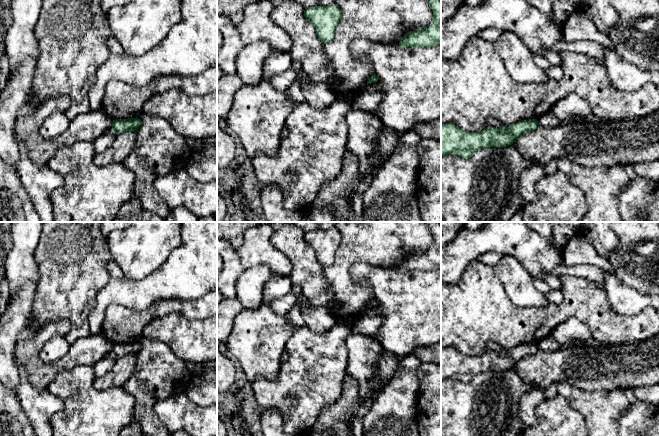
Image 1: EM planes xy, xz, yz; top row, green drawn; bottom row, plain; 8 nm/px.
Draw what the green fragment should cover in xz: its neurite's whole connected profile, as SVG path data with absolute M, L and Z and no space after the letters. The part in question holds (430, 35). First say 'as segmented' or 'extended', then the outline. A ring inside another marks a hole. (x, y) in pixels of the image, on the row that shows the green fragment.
as segmented; M427 0L433 18L429 25L407 32L399 42L399 46L405 47L441 47L441 0Z

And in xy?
as segmented; M138 117L128 119L116 119L113 120L112 129L116 133L122 133L125 131L138 131L141 125L141 121Z

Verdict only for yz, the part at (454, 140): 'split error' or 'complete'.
complete

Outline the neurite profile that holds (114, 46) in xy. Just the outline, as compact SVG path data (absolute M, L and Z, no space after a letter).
M111 36L107 40L107 44L111 53L122 54L124 52L121 44L118 42L118 40L114 36Z

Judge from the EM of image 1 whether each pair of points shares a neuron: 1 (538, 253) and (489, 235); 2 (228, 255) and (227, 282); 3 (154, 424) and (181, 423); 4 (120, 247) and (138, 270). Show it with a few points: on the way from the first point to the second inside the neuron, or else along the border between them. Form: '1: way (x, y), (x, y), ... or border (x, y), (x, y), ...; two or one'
1: way (526, 245), (510, 235), (501, 235); one
2: way (228, 262), (228, 275); one
3: border (157, 401), (154, 406), (154, 412), (164, 425); two
4: way (126, 253), (130, 257), (130, 263), (132, 264); one

